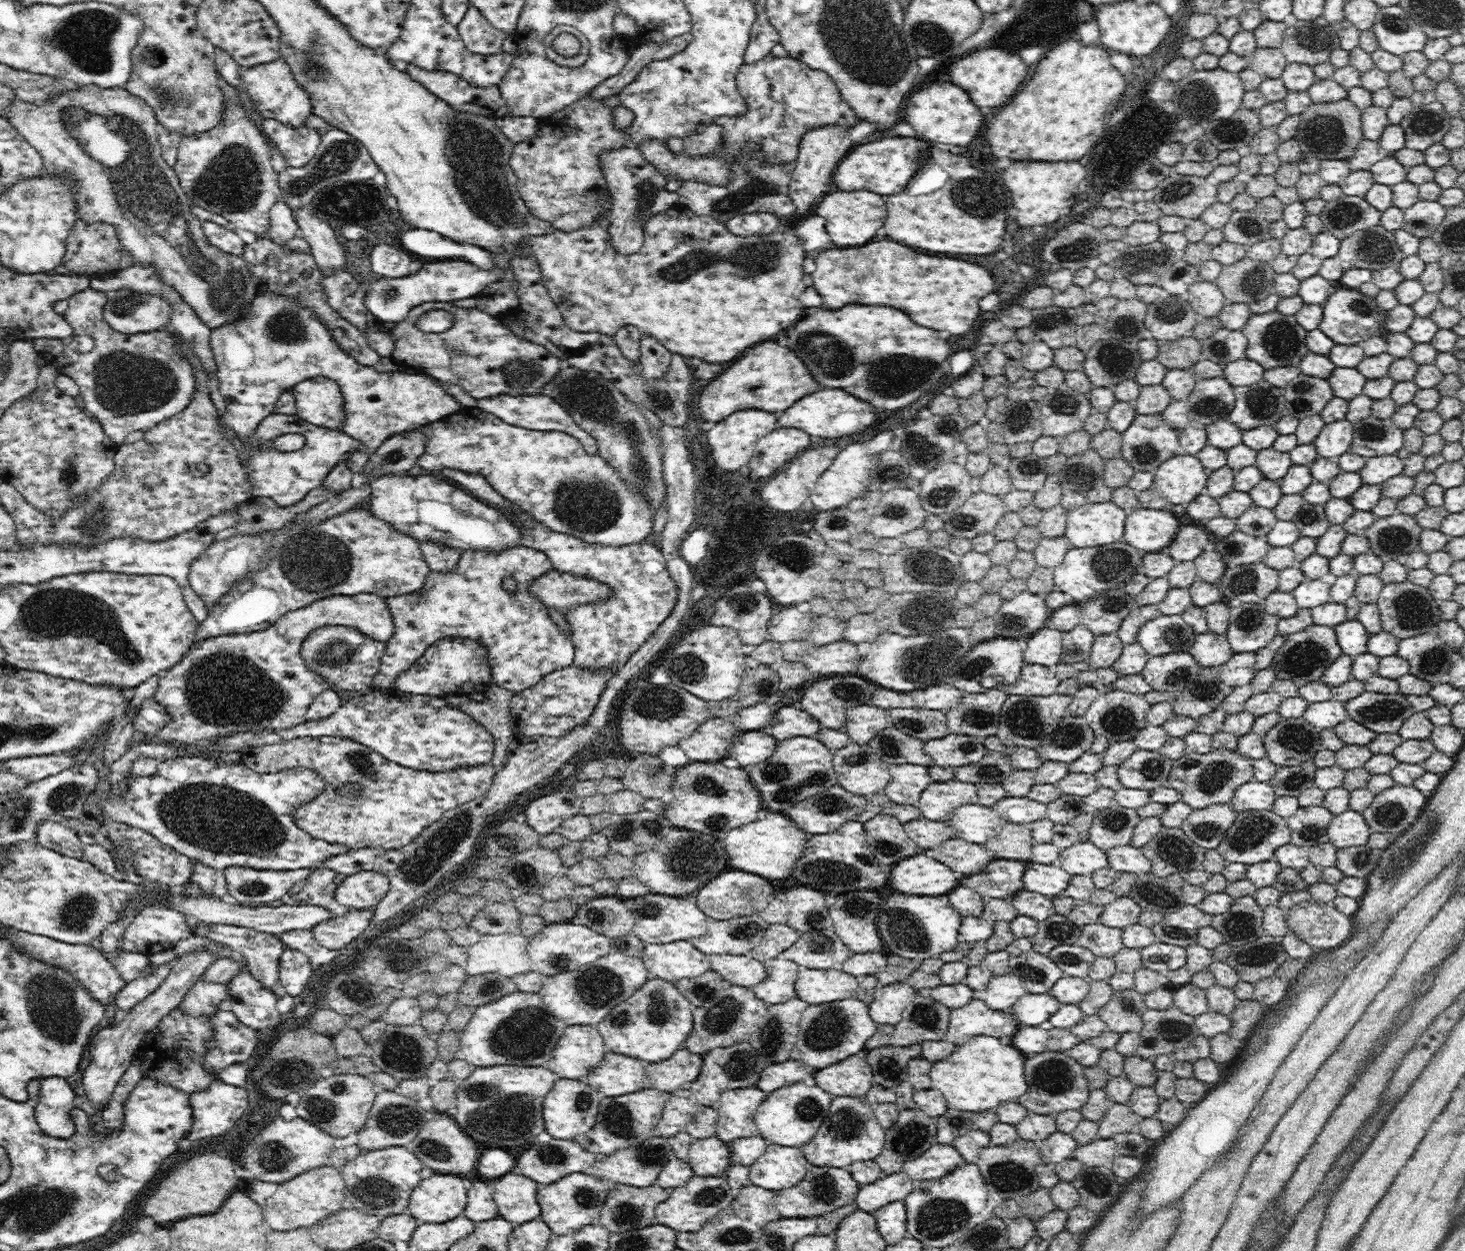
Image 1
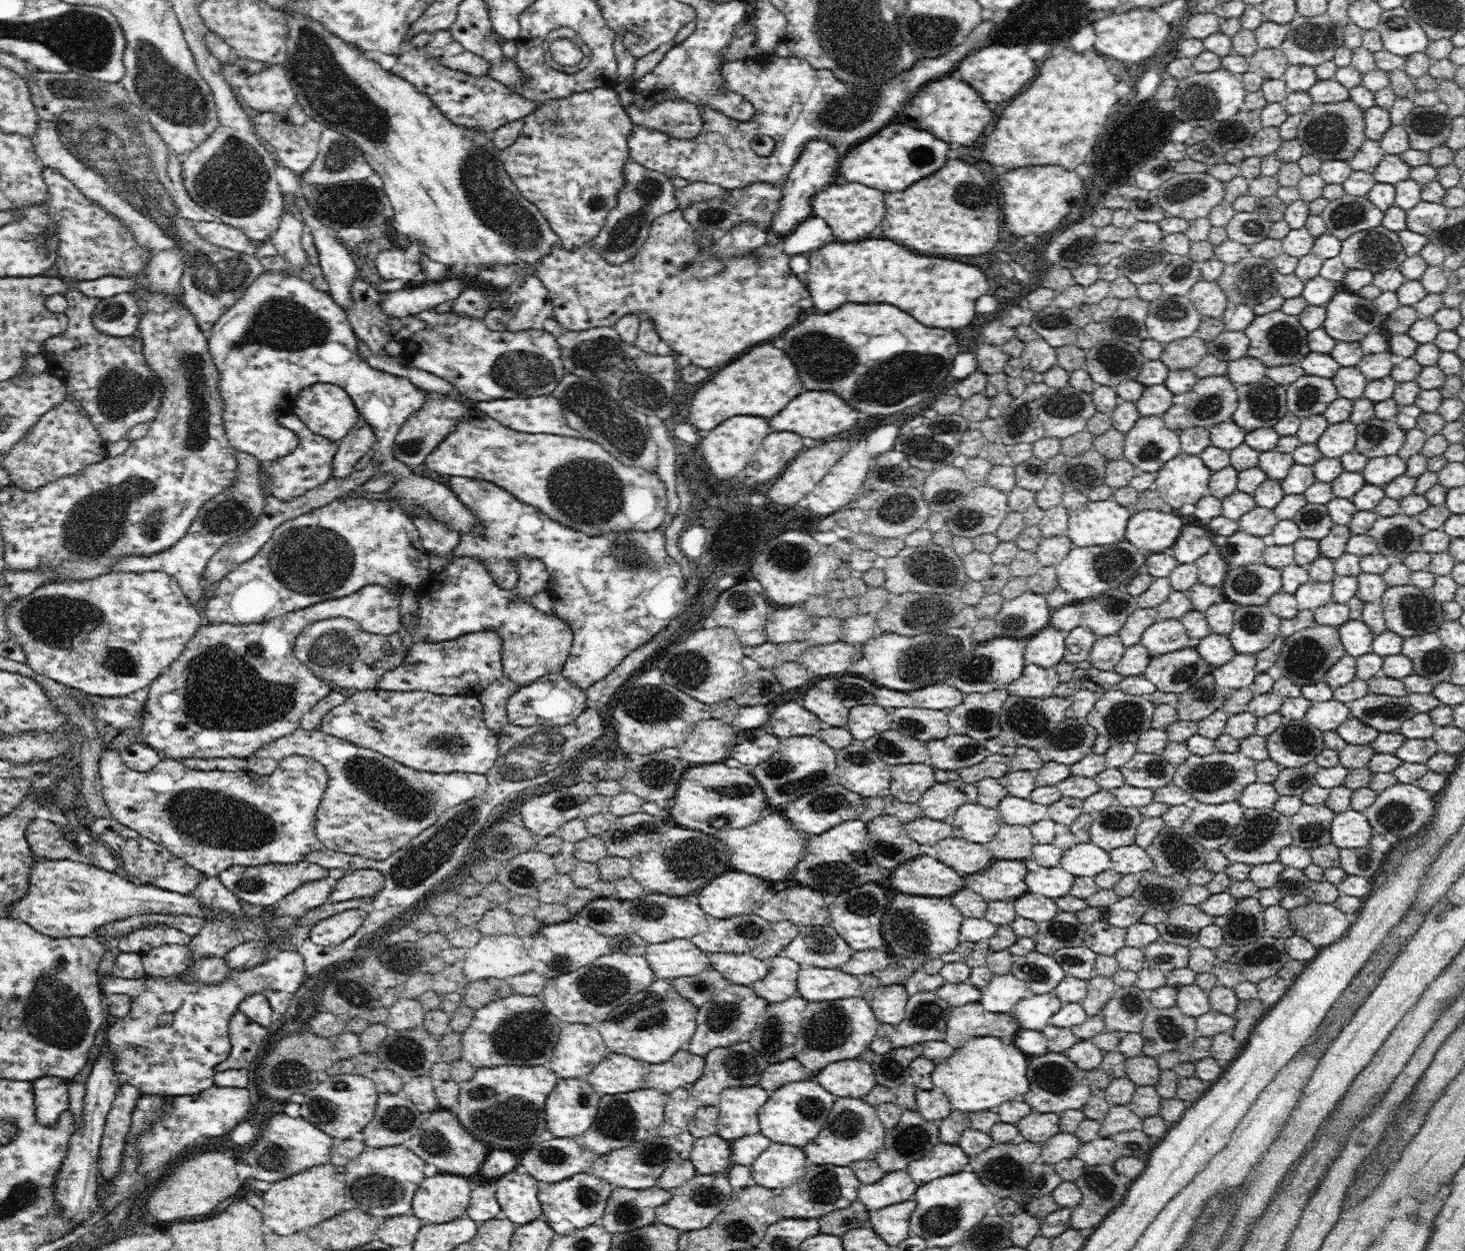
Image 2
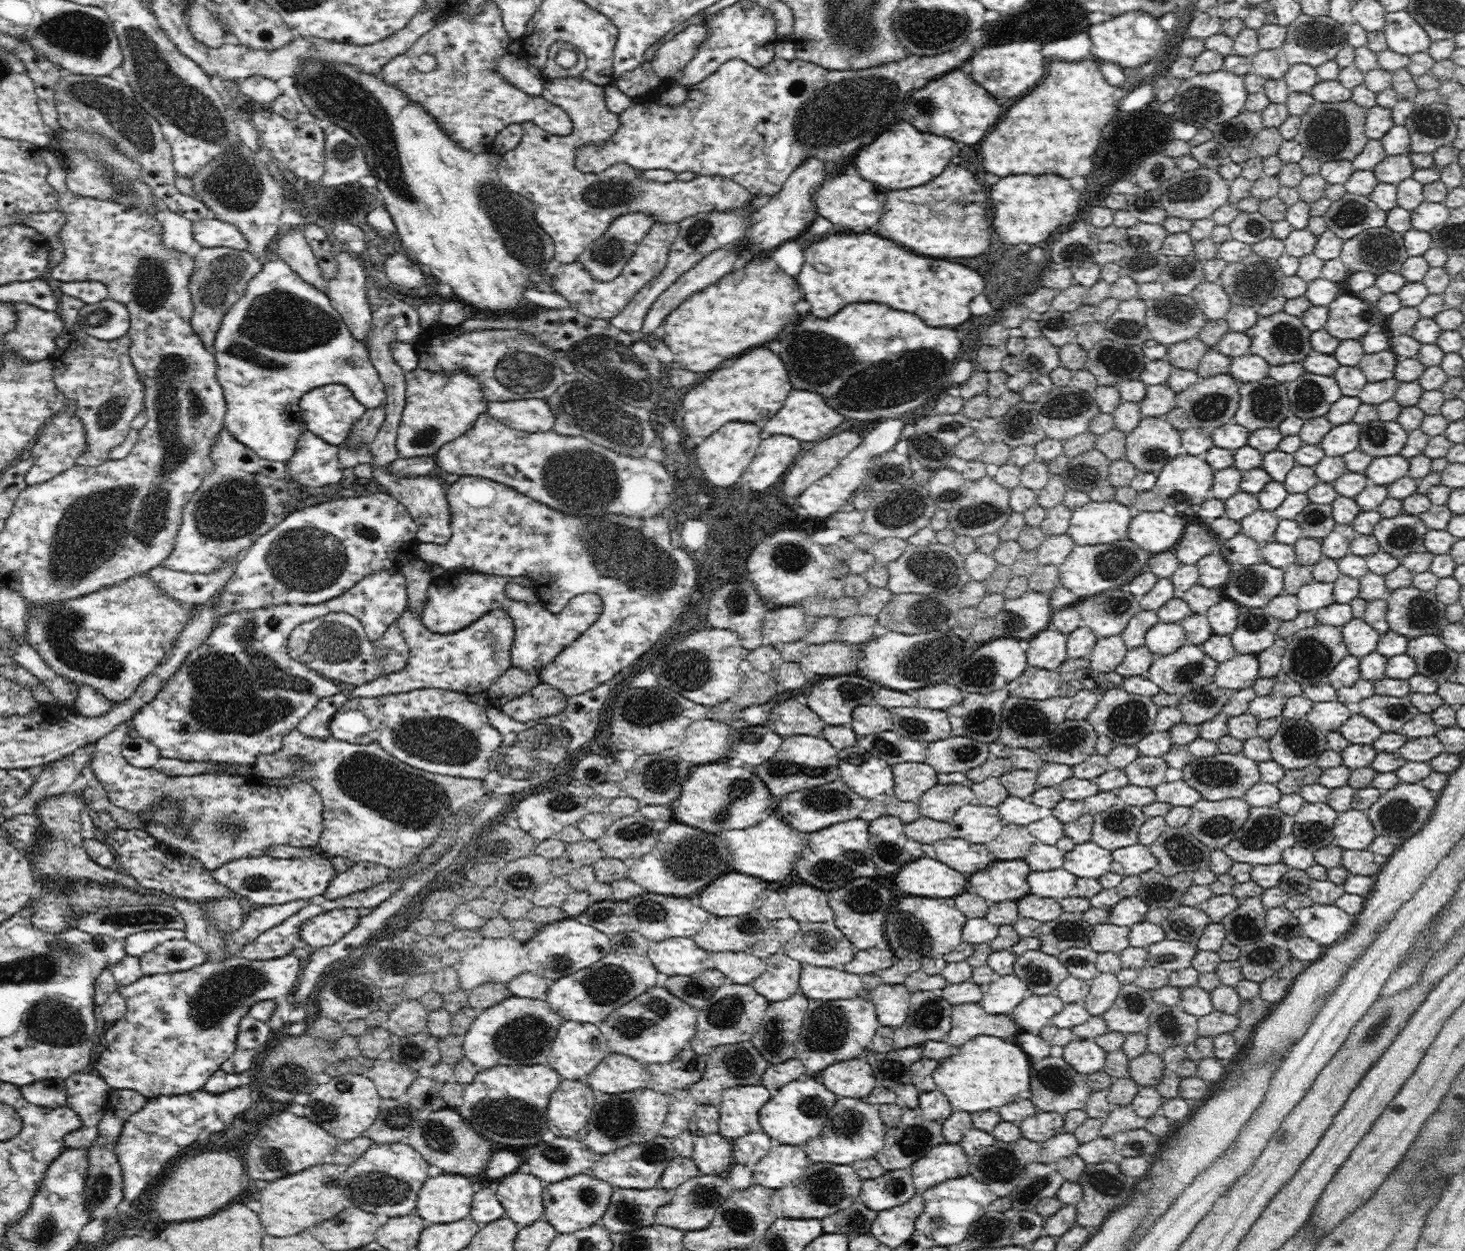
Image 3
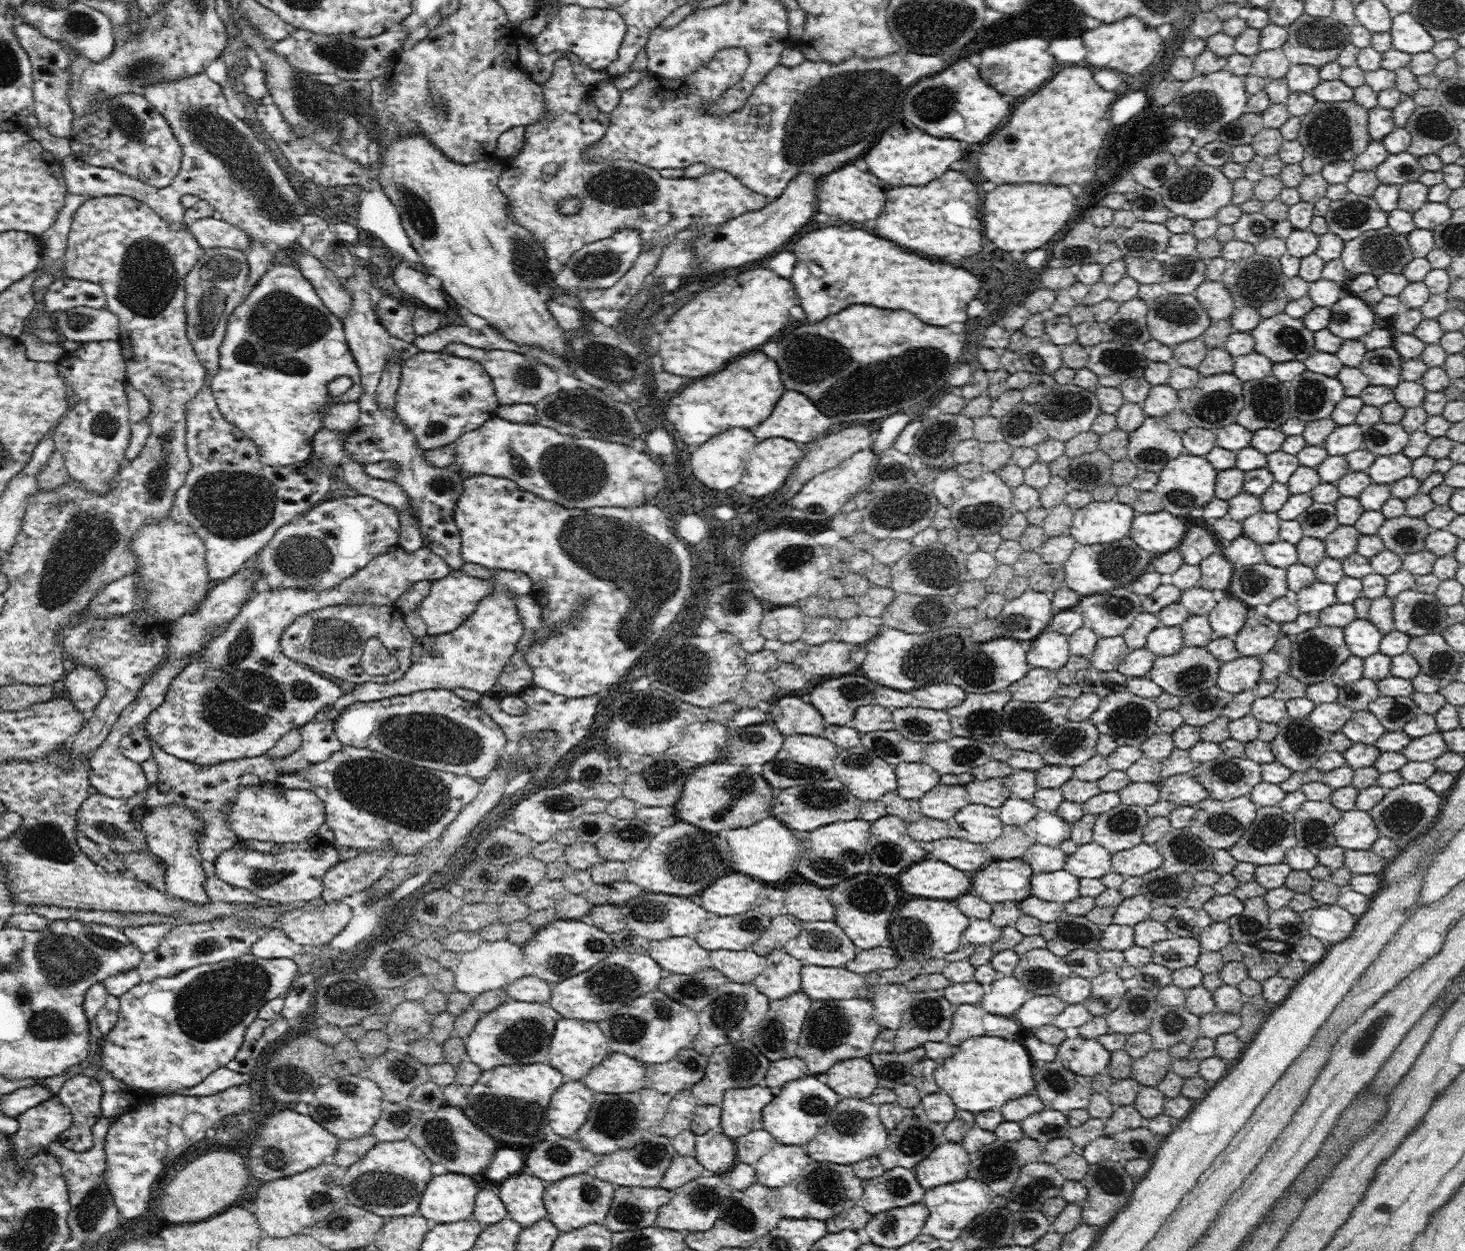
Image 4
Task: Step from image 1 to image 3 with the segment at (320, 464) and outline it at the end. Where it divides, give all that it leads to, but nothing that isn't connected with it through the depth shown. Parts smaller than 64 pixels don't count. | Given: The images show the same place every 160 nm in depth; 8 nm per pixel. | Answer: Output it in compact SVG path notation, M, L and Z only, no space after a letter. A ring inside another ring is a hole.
M306 429L297 440L296 454L285 463L290 477L302 487L326 488L343 481L342 467L339 463L338 446L328 444L319 436Z

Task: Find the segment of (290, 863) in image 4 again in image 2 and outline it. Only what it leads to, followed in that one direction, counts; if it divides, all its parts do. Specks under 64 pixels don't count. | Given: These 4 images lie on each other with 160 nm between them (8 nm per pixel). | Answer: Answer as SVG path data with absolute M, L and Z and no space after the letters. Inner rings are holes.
M300 860L296 864L260 864L258 866L232 865L218 874L218 879L228 887L228 890L238 895L240 900L250 904L273 906L287 894L294 892L301 884L328 878L328 868L314 862Z

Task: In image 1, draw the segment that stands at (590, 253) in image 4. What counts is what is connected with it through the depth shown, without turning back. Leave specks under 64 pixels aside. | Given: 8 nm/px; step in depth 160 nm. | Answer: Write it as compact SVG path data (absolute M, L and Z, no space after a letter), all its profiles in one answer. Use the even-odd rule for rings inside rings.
M629 145L604 151L601 154L601 166L603 166L602 172L611 199L611 207L608 209L610 241L618 255L636 254L640 252L644 242L644 224L654 214L668 210L675 205L679 200L678 193L665 187L668 178L648 162L638 146Z

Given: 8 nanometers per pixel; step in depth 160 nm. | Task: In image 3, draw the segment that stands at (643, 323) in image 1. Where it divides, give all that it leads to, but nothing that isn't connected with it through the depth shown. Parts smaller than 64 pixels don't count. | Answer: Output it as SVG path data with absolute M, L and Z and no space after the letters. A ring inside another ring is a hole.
M655 221L635 250L632 259L627 262L622 272L614 280L598 281L594 279L592 273L588 272L586 267L576 259L566 265L558 276L550 278L549 281L553 285L553 290L564 296L569 306L580 314L602 320L614 318L624 310L624 307L636 296L642 286L646 286L652 278L656 278L664 270L671 252L670 246L672 246L674 238L678 236L678 230L680 230L678 223L666 224ZM764 260L760 264L748 264L744 268L738 268L734 272L736 282L732 284L732 280L728 280L728 276L724 280L718 280L716 284L704 288L702 292L692 294L688 300L684 300L668 318L666 318L666 344L668 348L674 352L676 362L680 362L686 370L692 372L710 372L716 370L724 360L728 358L736 358L742 352L756 348L750 344L760 344L766 338L774 338L778 334L778 330L786 324L786 320L792 318L792 314L796 312L794 306L798 300L802 300L802 292L798 282L792 276L786 276L774 260Z

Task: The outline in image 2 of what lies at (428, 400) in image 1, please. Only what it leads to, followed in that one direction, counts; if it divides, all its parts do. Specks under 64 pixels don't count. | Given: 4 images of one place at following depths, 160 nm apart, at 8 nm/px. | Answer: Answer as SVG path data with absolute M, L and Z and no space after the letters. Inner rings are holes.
M287 269L283 272L262 271L248 286L244 296L220 315L207 338L210 354L220 373L219 389L224 403L222 418L230 445L237 452L253 455L262 464L288 455L298 446L298 435L293 430L284 428L279 423L279 418L295 412L296 396L304 387L316 383L337 384L350 395L361 418L373 428L375 441L372 452L379 472L396 477L396 484L389 489L390 498L399 502L410 518L413 514L420 514L420 517L448 525L448 529L460 535L478 531L481 521L477 520L472 509L464 506L451 488L434 482L432 478L414 475L412 468L394 458L393 444L400 426L424 406L426 391L414 386L408 377L372 368L359 355L357 340L346 310L338 306L327 292L320 292L311 282Z

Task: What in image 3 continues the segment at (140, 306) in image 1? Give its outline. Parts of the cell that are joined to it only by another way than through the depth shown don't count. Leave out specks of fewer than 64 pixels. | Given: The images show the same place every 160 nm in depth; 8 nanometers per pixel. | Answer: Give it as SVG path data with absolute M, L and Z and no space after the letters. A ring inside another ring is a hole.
M110 297L96 304L85 304L78 312L78 325L86 334L100 340L114 340L124 336L130 328L126 306Z

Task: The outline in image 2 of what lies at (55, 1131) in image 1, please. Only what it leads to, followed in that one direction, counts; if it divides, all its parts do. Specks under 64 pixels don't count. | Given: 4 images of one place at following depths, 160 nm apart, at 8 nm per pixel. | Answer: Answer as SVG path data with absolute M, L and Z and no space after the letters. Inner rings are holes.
M42 1077L33 1081L36 1120L54 1128L58 1118L69 1109L69 1079Z

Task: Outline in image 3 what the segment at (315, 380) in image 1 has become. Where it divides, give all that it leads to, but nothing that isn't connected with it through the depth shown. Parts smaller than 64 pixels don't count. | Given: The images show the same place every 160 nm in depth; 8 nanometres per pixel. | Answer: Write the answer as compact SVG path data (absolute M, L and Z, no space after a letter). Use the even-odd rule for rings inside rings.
M334 383L305 392L300 399L299 407L306 428L328 444L337 446L344 443L353 424L363 416L367 409L356 400L348 387Z

